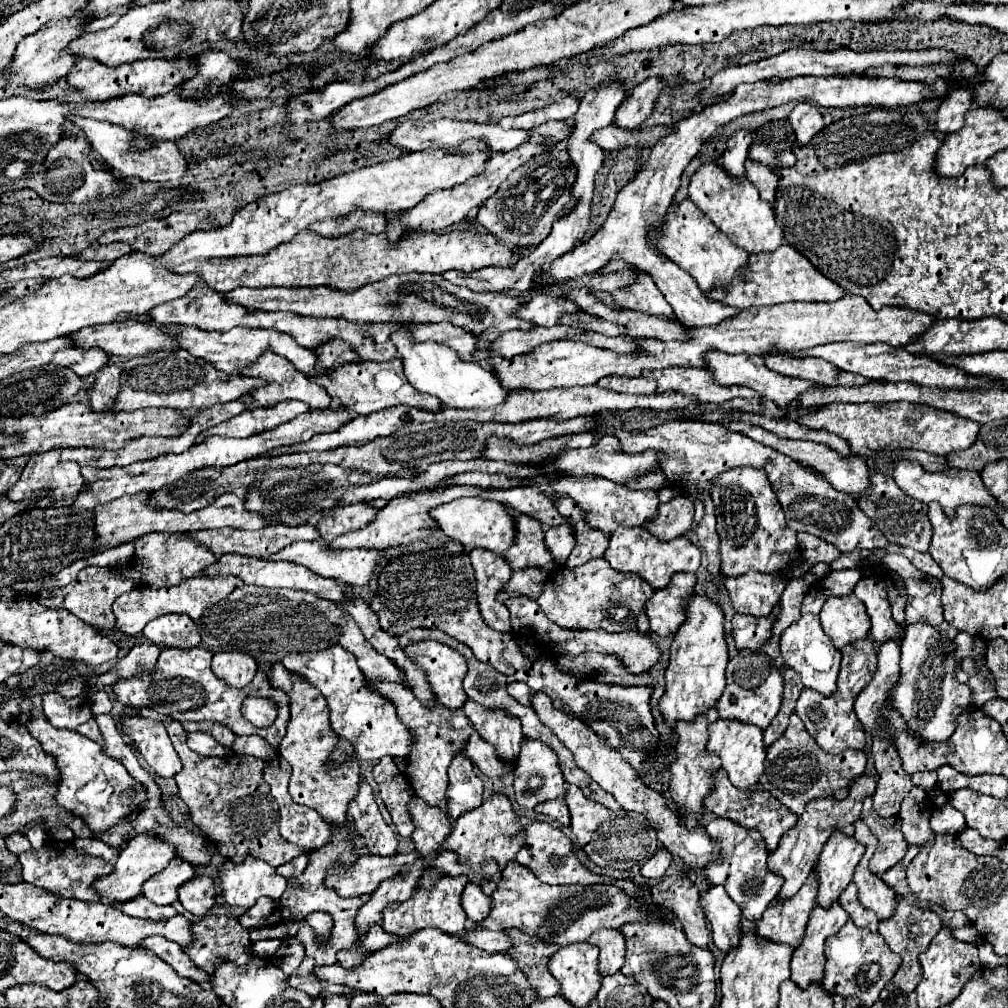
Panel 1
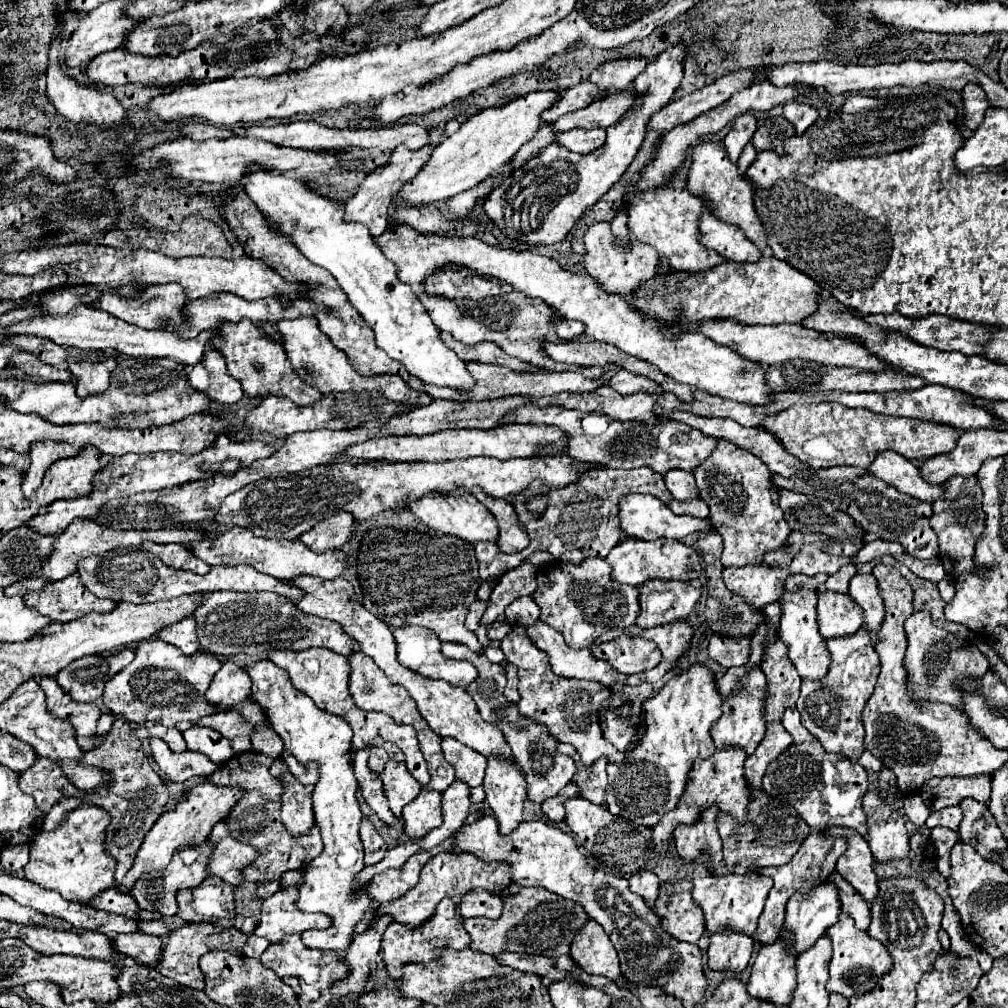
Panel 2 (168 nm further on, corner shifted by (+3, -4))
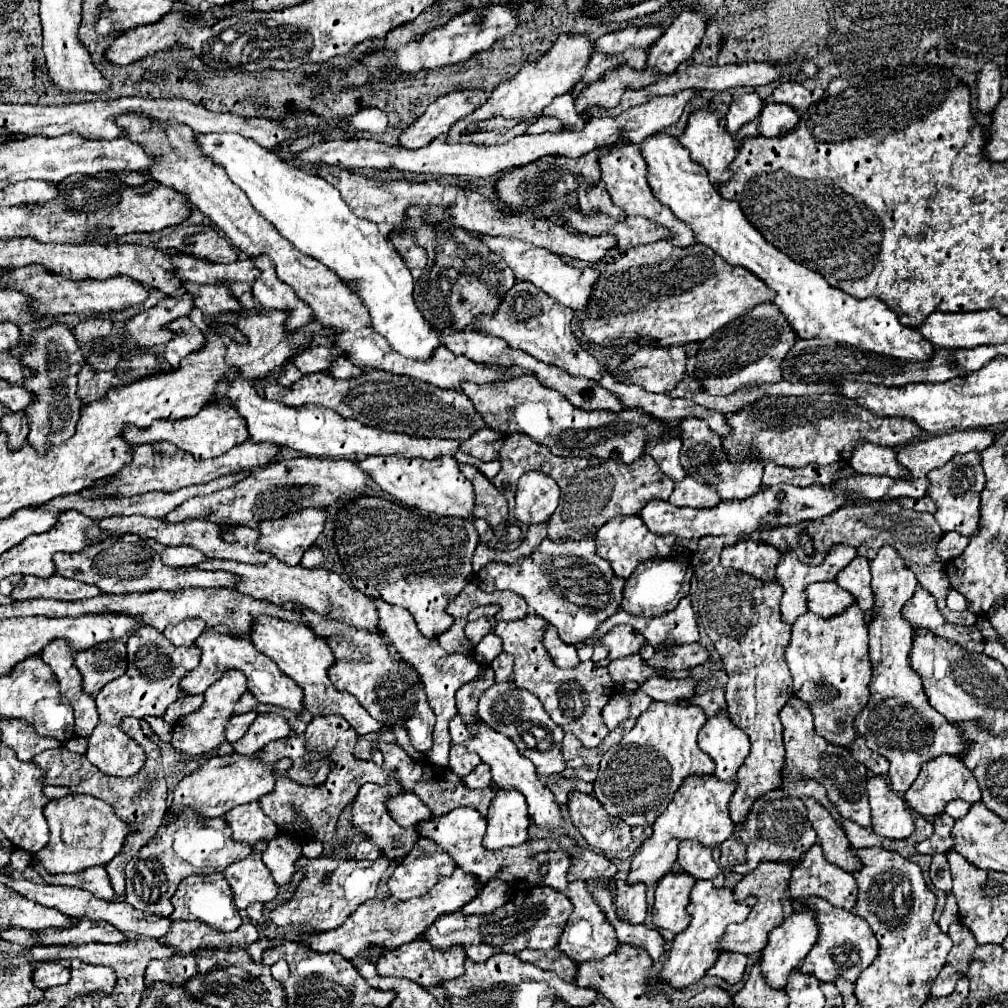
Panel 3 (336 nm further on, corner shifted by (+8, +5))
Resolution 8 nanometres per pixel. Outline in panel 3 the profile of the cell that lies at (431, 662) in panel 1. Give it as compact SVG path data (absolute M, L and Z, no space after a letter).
M374 600L376 608L378 608L378 628L390 638L390 642L396 646L398 654L402 656L404 662L408 662L410 666L416 668L421 675L421 682L424 682L424 690L428 696L428 704L436 714L436 724L434 724L434 746L426 752L428 760L436 766L448 766L448 750L450 750L450 732L448 732L448 720L456 714L456 702L454 702L454 694L460 686L464 686L464 682L470 682L472 678L476 678L480 666L476 664L474 656L466 656L466 654L448 654L438 646L438 640L432 638L424 638L416 626L416 620L412 618L412 614L408 614L408 610L398 608L398 606L390 606L382 600Z

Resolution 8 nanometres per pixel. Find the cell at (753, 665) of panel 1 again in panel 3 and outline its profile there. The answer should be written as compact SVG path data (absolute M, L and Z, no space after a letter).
M728 710L706 720L698 734L698 746L714 760L714 774L720 780L736 780L736 770L750 752L748 734L734 726Z

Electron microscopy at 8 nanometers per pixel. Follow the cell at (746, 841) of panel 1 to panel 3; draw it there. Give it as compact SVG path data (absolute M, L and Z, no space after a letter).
M708 880L696 882L690 894L690 904L686 908L688 914L692 914L692 922L684 932L676 934L670 948L670 956L664 964L664 970L660 972L660 980L670 982L676 988L686 988L692 982L700 980L706 970L716 964L716 958L720 954L720 938L724 936L726 926L732 922L744 922L754 904L756 898L746 898L744 902L738 902L734 898L734 890L728 886L716 890Z

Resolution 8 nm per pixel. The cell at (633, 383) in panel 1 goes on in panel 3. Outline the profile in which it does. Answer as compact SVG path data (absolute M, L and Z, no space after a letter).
M682 346L640 348L620 368L628 372L628 384L638 384L648 392L670 392L678 386L686 372L686 352Z

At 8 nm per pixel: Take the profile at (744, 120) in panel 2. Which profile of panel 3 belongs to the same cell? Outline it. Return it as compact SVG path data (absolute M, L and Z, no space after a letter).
M756 92L742 94L730 106L730 112L726 116L726 130L734 136L740 130L740 126L752 122L760 114L762 106L764 106L764 102L758 98Z

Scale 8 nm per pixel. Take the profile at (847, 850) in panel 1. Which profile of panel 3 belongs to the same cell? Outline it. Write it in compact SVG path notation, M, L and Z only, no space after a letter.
M802 906L800 910L792 910L780 926L776 926L768 936L768 946L762 950L762 972L770 986L784 988L788 982L788 974L798 968L806 954L810 952L810 946L816 942L818 936L818 922L816 916L808 910L808 906Z

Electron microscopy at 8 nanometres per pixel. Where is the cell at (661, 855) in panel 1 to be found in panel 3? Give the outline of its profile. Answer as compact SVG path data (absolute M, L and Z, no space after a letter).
M628 872L616 874L616 886L618 886L618 894L614 904L618 908L618 914L632 924L644 922L648 910L646 886L640 882L636 886L628 886Z

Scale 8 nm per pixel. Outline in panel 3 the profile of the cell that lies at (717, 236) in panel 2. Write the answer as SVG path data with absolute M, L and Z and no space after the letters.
M654 134L640 144L640 150L648 164L648 182L654 196L666 204L676 218L684 220L692 228L700 244L712 248L728 264L744 266L764 280L776 292L774 304L782 310L784 318L788 318L800 338L830 338L840 344L910 362L926 362L936 354L936 348L916 328L900 324L896 314L878 298L856 300L840 288L832 288L820 274L800 266L766 242L748 218L744 218L738 202L720 196L720 192L710 184L706 170L690 160L688 150L684 150L676 138Z

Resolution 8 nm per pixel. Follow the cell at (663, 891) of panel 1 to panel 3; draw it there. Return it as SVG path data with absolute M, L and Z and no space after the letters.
M668 872L658 882L654 892L652 924L660 930L670 930L678 934L688 928L692 916L686 912L688 894L694 886L694 878L684 872Z

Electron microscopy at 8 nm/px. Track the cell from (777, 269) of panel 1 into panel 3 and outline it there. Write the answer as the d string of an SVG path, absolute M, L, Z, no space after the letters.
M660 240L630 248L602 266L580 328L590 342L608 348L626 346L638 336L658 340L662 346L700 342L758 304L772 302L774 294L756 274L728 264L704 244L678 248Z

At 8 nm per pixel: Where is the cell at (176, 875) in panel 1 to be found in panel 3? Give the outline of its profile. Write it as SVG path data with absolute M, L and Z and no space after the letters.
M192 810L184 811L184 814L178 816L178 820L170 822L170 826L160 826L152 842L148 842L126 864L126 902L142 912L170 916L174 910L170 898L184 878L192 874L222 872L234 860L246 858L250 854L250 846L234 842L230 834L232 832L228 830L224 818L204 820Z

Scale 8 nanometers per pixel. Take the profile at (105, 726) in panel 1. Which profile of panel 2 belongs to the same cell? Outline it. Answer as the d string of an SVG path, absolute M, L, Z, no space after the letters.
M223 821L213 827L209 839L213 839L215 845L213 859L209 861L209 875L217 875L229 885L239 887L239 883L245 879L243 869L255 863L259 851L249 843L233 839Z

